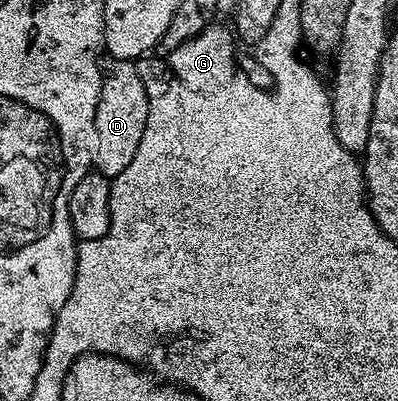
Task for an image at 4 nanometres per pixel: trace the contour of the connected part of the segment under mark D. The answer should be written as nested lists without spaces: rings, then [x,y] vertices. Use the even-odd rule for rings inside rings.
[[[112,57],[104,60],[99,105],[95,109],[95,141],[93,142],[93,167],[101,174],[112,177],[123,173],[123,169],[131,165],[131,157],[135,157],[135,149],[139,149],[139,141],[143,138],[143,125],[147,125],[149,101],[143,89],[143,81],[139,81],[139,73],[134,60]]]

